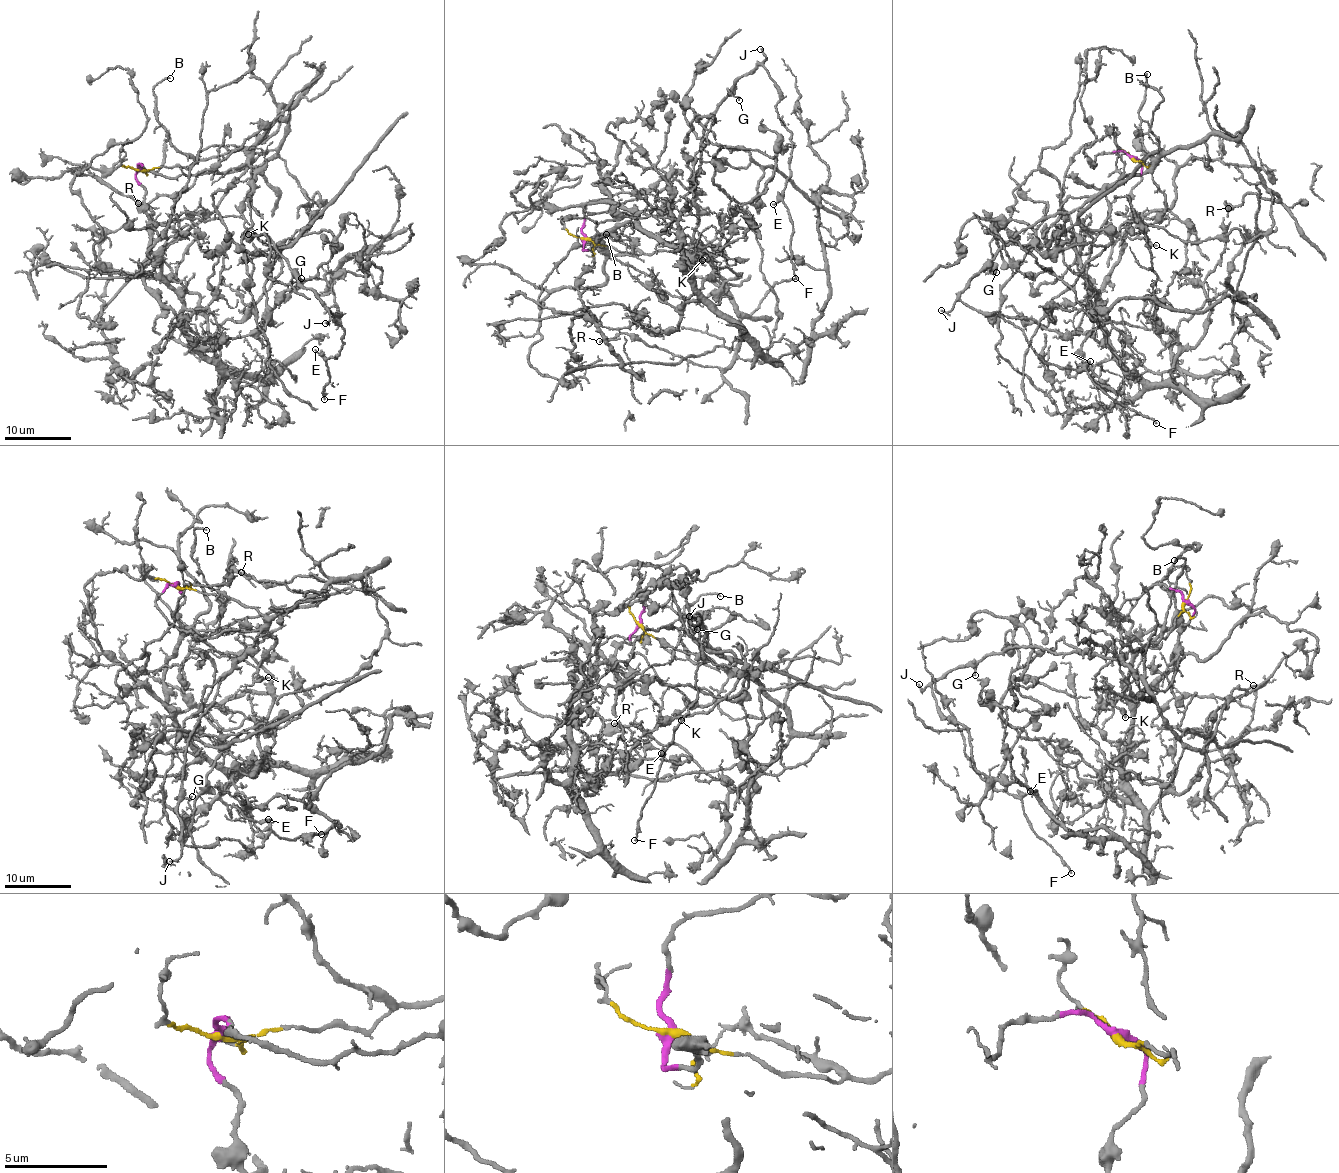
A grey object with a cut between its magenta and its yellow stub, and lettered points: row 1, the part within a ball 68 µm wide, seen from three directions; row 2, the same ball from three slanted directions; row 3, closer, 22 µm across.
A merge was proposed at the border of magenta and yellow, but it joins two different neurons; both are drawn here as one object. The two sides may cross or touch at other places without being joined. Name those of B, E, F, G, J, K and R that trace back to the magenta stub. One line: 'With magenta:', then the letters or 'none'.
With magenta: none

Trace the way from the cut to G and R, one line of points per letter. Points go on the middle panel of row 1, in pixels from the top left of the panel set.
G: (585, 239), (638, 255), (686, 245), (698, 212), (693, 180), (705, 122), (728, 95), (739, 99)
R: (585, 239), (638, 255), (695, 244), (723, 281), (743, 332), (722, 369), (626, 333), (599, 340)

